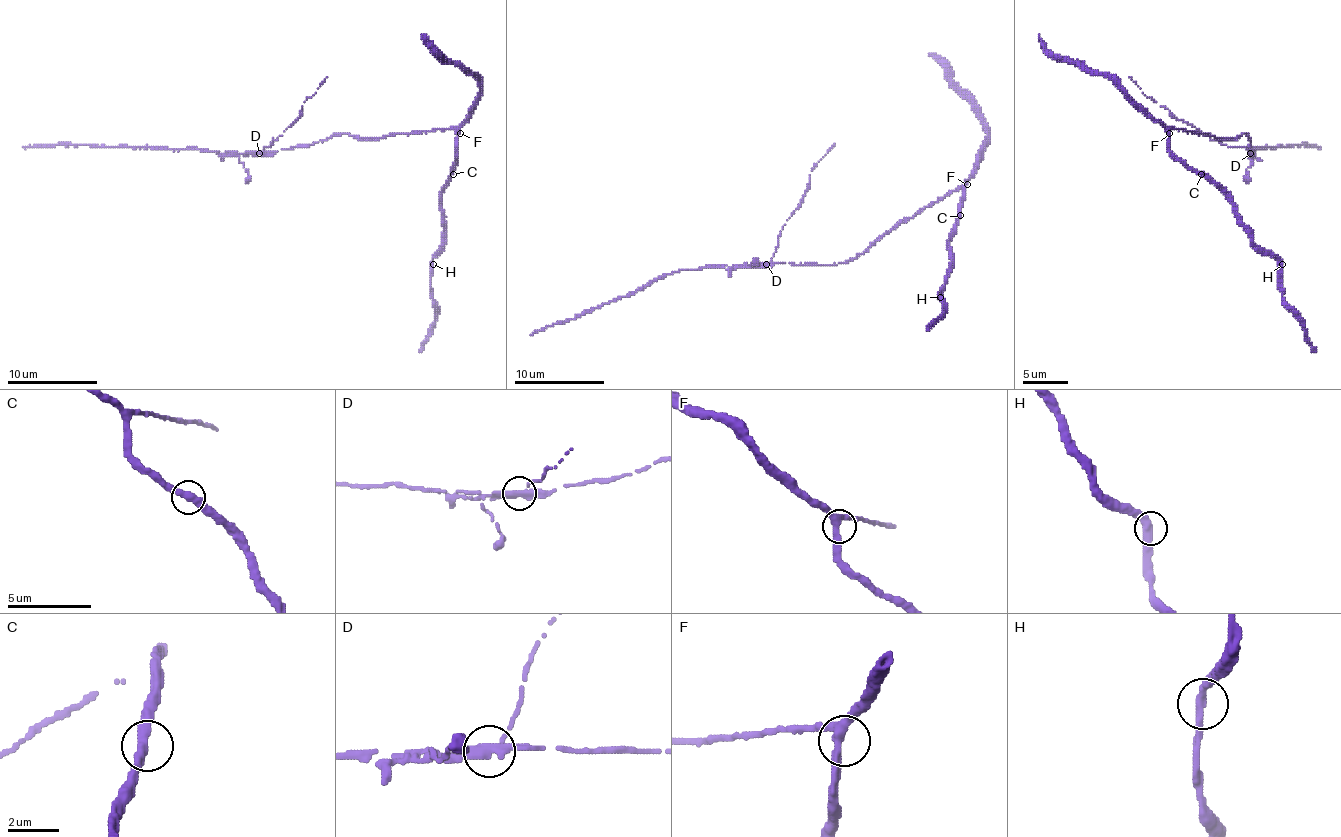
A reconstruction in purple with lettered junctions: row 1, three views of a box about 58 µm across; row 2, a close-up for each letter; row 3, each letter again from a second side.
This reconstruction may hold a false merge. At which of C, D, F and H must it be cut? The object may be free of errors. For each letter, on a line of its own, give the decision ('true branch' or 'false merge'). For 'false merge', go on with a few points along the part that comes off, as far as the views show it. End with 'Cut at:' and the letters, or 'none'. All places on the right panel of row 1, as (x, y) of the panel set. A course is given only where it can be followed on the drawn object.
C: true branch
D: false merge | (1250, 154), (1244, 147), (1221, 145), (1203, 136), (1192, 124), (1178, 120), (1154, 102), (1129, 77)
F: true branch
H: true branch
Cut at: D

